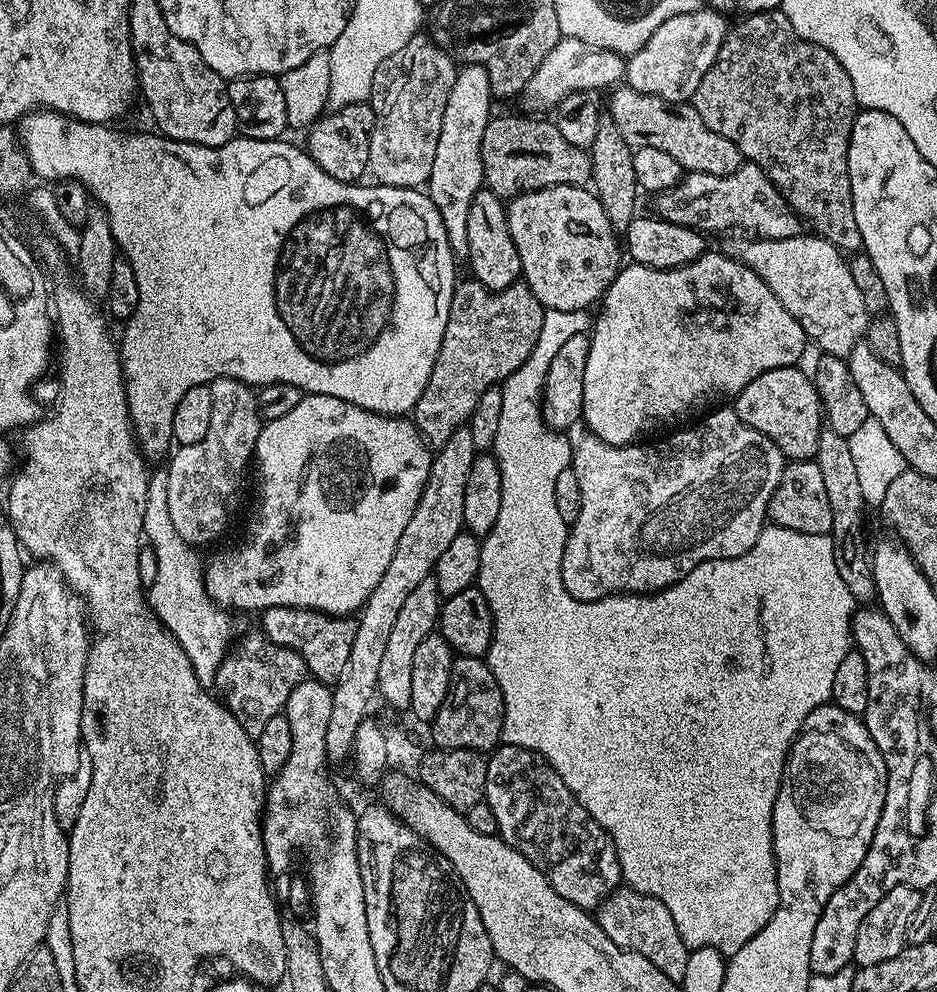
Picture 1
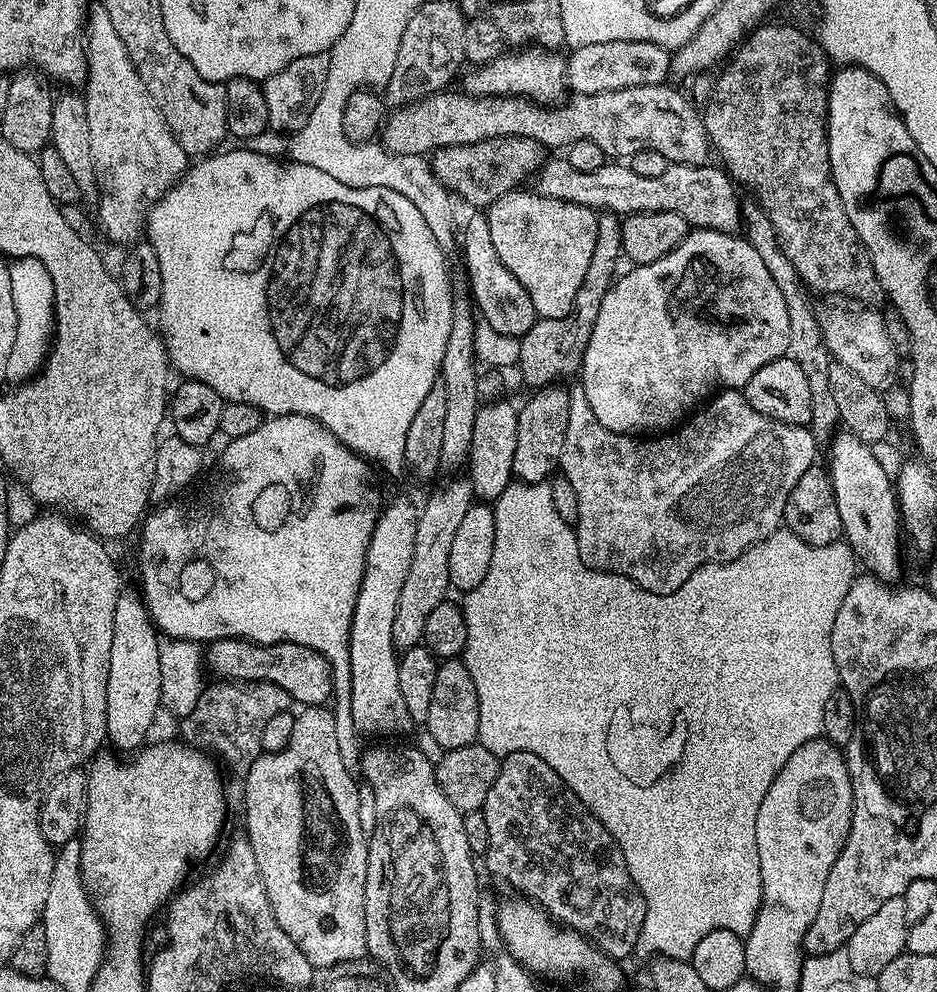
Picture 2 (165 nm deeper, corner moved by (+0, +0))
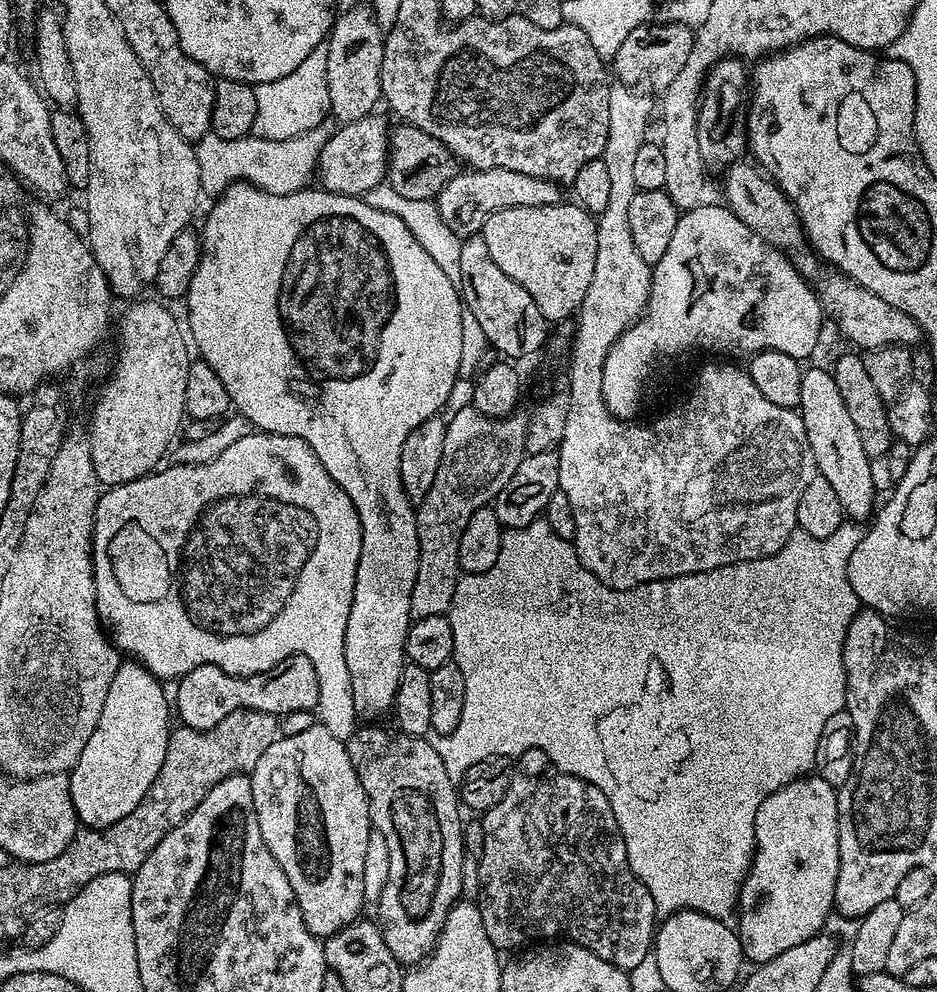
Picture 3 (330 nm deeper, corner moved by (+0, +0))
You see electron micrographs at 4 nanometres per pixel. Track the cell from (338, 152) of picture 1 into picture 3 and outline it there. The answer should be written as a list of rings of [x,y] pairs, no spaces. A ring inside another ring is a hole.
[[[367,3],[356,4],[333,19],[326,41],[326,90],[328,111],[337,125],[358,122],[358,118],[366,118],[377,111],[376,103],[379,105],[382,100],[384,38],[385,33]]]

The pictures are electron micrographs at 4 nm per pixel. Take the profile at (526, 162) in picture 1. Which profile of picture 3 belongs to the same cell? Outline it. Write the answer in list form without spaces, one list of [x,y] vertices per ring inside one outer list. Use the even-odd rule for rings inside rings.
[[[397,123],[391,129],[388,138],[388,174],[386,183],[402,198],[418,198],[419,200],[435,201],[436,197],[456,176],[458,161],[450,149],[438,138],[430,138],[422,130],[418,130],[413,124]]]

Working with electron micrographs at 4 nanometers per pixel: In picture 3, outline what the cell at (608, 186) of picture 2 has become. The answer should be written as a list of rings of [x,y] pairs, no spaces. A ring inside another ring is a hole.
[[[460,170],[436,197],[434,203],[442,222],[454,230],[458,237],[477,235],[484,227],[484,219],[498,210],[510,210],[518,206],[546,206],[561,203],[561,185],[553,180],[530,178],[530,174],[518,174],[514,170]]]

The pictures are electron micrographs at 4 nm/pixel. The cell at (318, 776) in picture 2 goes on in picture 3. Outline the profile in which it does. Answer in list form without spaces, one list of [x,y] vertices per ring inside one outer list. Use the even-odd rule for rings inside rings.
[[[317,722],[314,726],[310,726],[310,730],[302,730],[302,734],[280,736],[276,739],[270,746],[270,750],[266,750],[266,754],[262,754],[262,758],[258,758],[250,775],[252,777],[252,793],[254,794],[254,810],[258,814],[258,830],[262,830],[262,842],[266,842],[270,854],[274,854],[278,866],[282,866],[282,874],[286,874],[286,879],[290,881],[290,886],[294,890],[294,898],[298,902],[298,906],[302,910],[302,918],[306,922],[306,930],[310,930],[310,934],[315,936],[327,938],[345,928],[346,925],[353,924],[361,915],[360,907],[365,907],[366,904],[362,886],[362,866],[366,862],[368,835],[374,829],[372,815],[368,809],[368,799],[362,790],[362,782],[350,762],[347,743],[334,738],[334,734],[330,734],[330,730],[326,730],[323,724]]]

